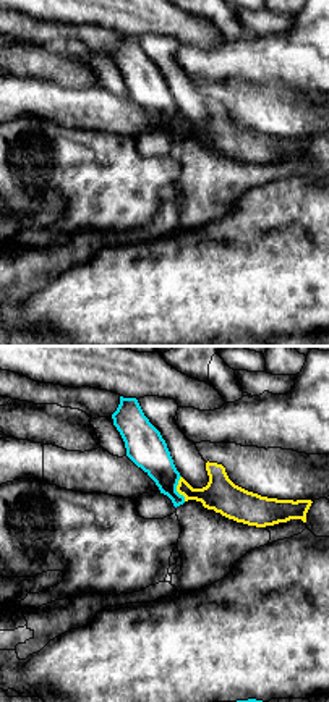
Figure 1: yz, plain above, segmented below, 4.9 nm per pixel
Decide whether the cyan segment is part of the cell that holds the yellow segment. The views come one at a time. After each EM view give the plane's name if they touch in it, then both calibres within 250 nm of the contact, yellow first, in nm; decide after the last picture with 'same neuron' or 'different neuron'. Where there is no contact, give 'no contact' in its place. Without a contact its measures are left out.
contact in yz; calibres 170 and 190 nm

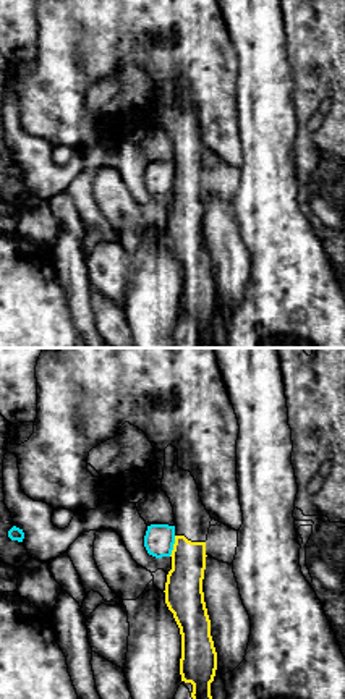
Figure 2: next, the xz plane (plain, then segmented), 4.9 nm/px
contact in xz; calibres 190 and 150 nm

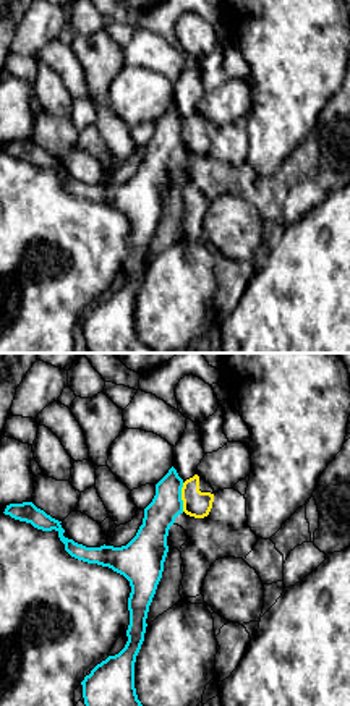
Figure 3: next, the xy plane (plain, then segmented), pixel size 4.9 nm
contact in xy; calibres 130 and 160 nm

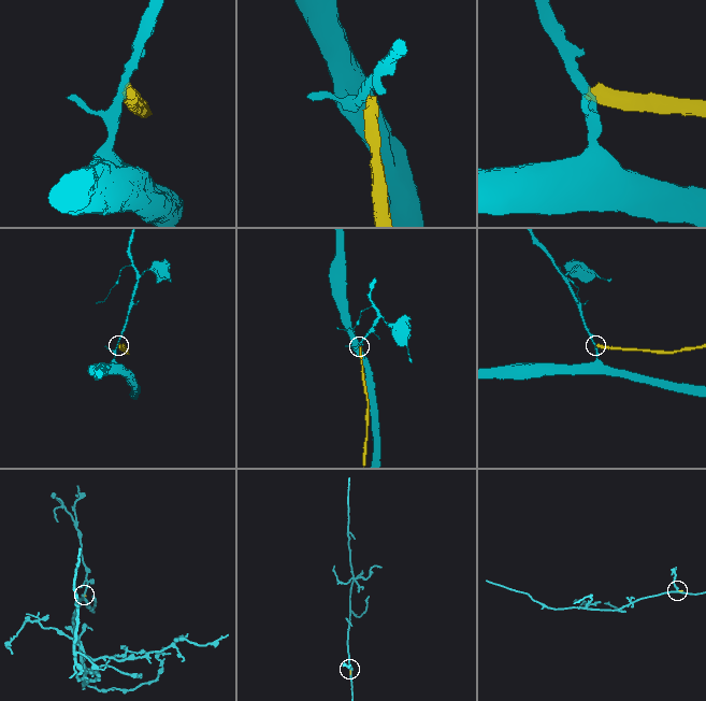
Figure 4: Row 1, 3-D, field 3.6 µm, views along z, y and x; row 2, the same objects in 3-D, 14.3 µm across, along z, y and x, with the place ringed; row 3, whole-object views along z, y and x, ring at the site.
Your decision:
different neuron

